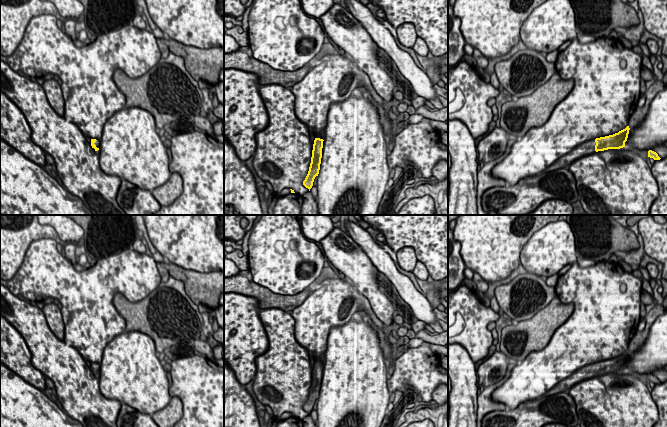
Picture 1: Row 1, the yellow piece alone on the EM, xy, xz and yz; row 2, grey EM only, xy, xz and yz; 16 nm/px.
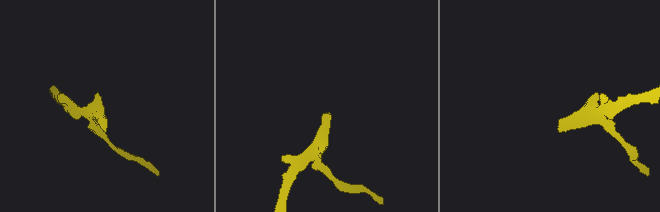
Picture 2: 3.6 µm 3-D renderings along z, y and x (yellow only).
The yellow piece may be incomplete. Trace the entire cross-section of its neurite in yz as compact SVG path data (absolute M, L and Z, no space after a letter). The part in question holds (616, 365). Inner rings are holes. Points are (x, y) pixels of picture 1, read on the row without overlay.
M627 350L625 353L613 359L585 365L577 369L569 377L558 382L552 389L550 389L544 395L553 395L558 392L568 392L570 388L576 383L594 378L598 375L623 372L625 371L625 366L627 365L629 354L630 352L629 350Z

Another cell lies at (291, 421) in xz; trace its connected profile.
M272 415L267 426L271 427L274 424L276 427L303 427L304 422L302 419L299 419L297 417L289 417L285 420L276 420Z

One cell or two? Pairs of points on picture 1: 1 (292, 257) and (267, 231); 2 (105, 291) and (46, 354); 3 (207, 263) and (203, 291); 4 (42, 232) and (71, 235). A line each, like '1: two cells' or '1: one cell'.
1: one cell
2: two cells
3: two cells
4: two cells

